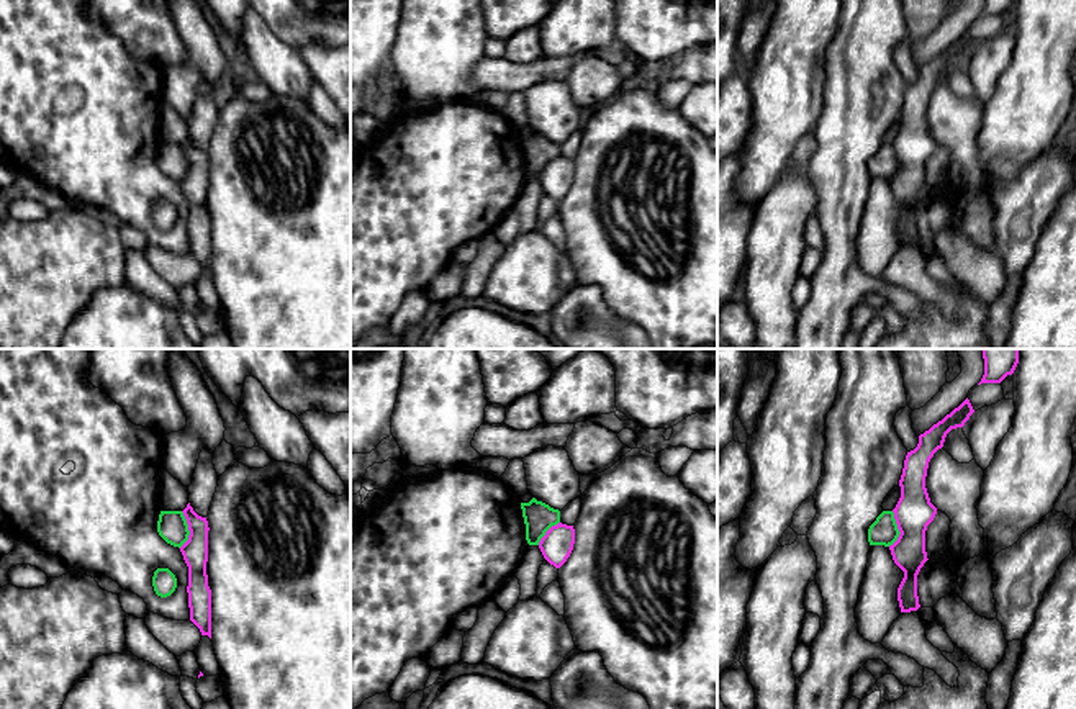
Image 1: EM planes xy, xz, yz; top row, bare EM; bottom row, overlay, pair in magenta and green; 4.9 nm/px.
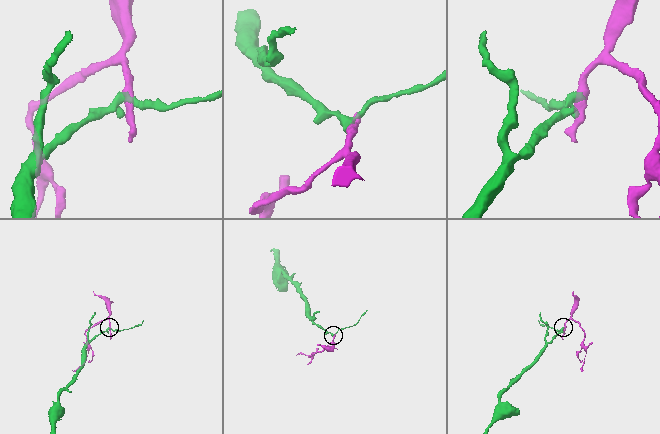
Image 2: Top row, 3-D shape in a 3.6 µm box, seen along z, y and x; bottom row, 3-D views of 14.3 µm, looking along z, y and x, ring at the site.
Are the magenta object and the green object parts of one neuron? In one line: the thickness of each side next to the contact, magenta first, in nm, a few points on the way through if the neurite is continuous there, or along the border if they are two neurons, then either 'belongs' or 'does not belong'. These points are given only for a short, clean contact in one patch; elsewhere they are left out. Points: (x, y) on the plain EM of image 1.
calibres 130 and 150 nm; border xy (182, 144), (189, 171), (179, 180); does not belong

